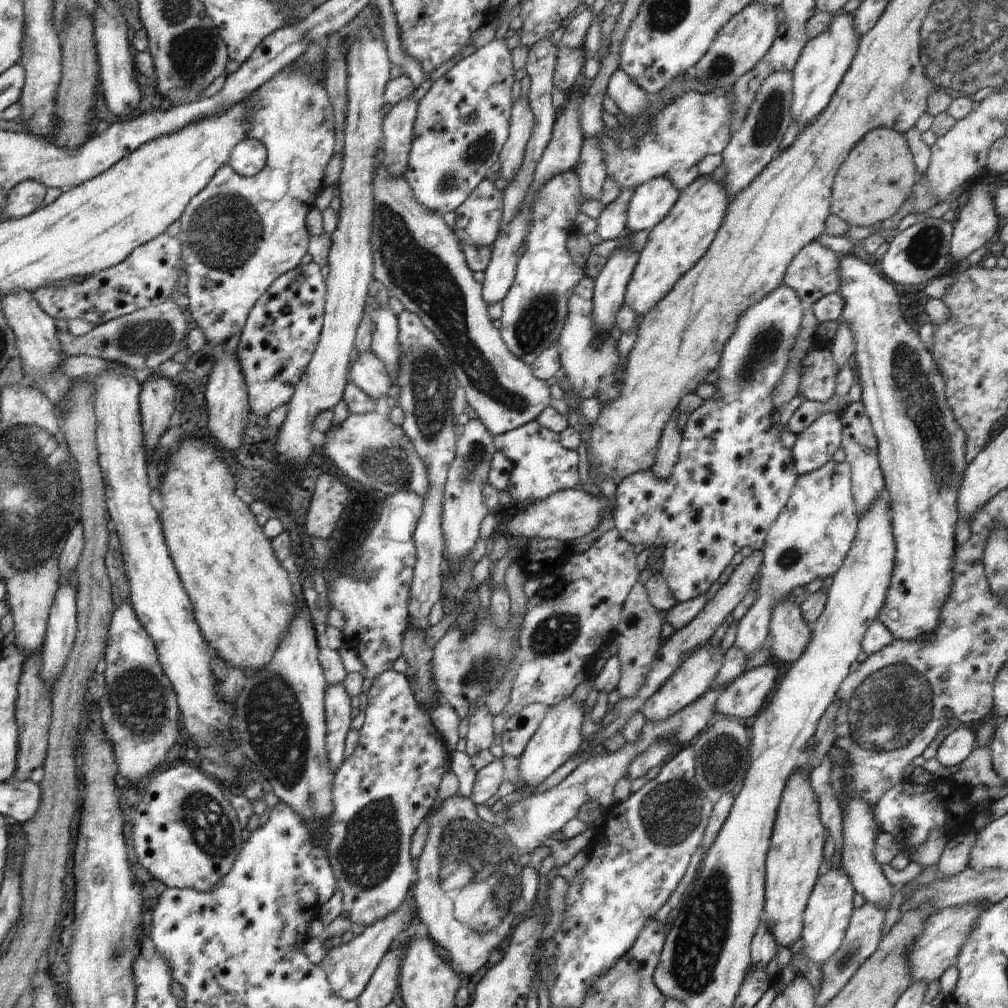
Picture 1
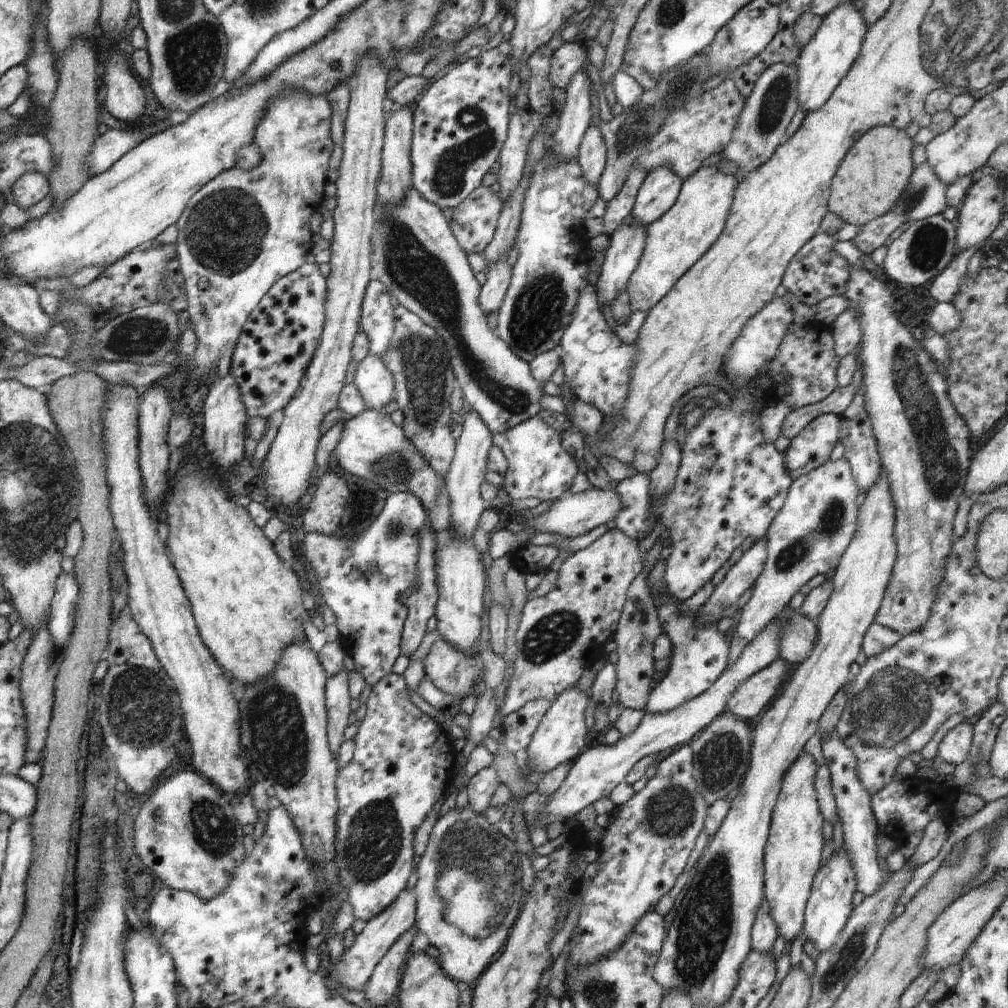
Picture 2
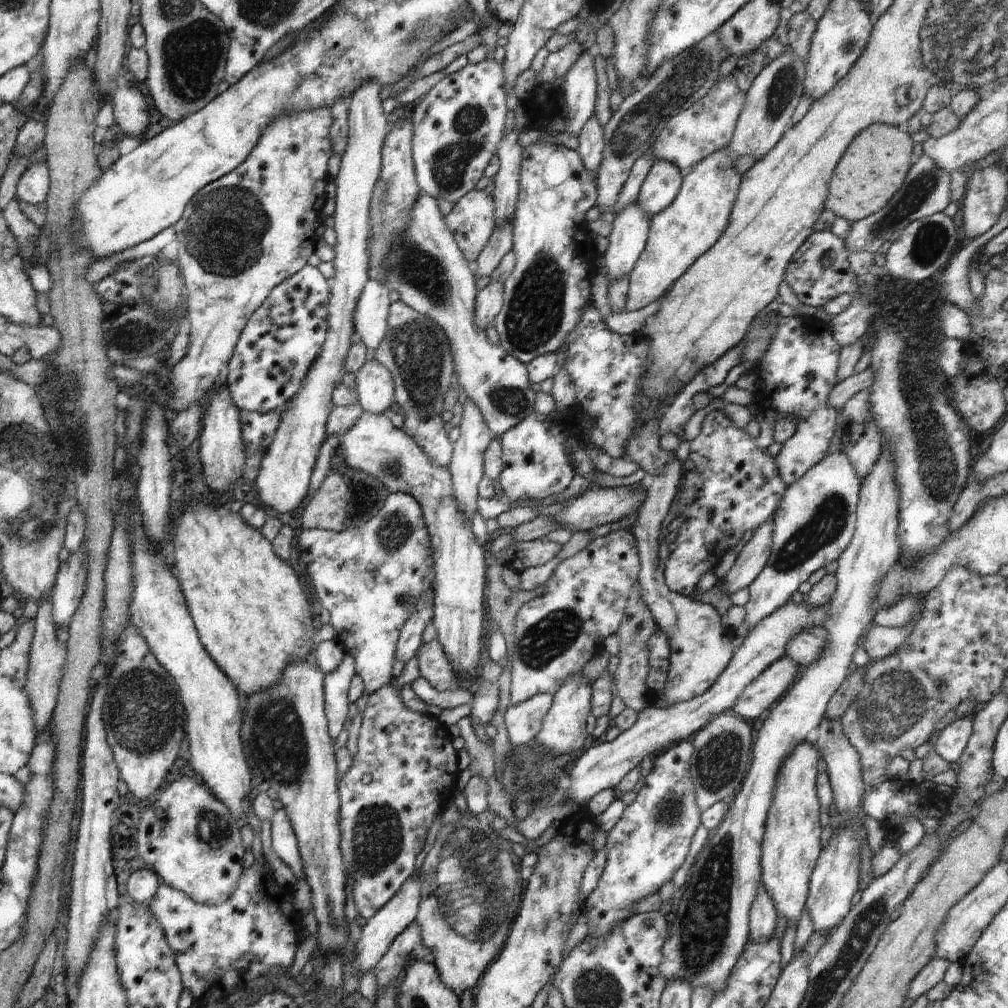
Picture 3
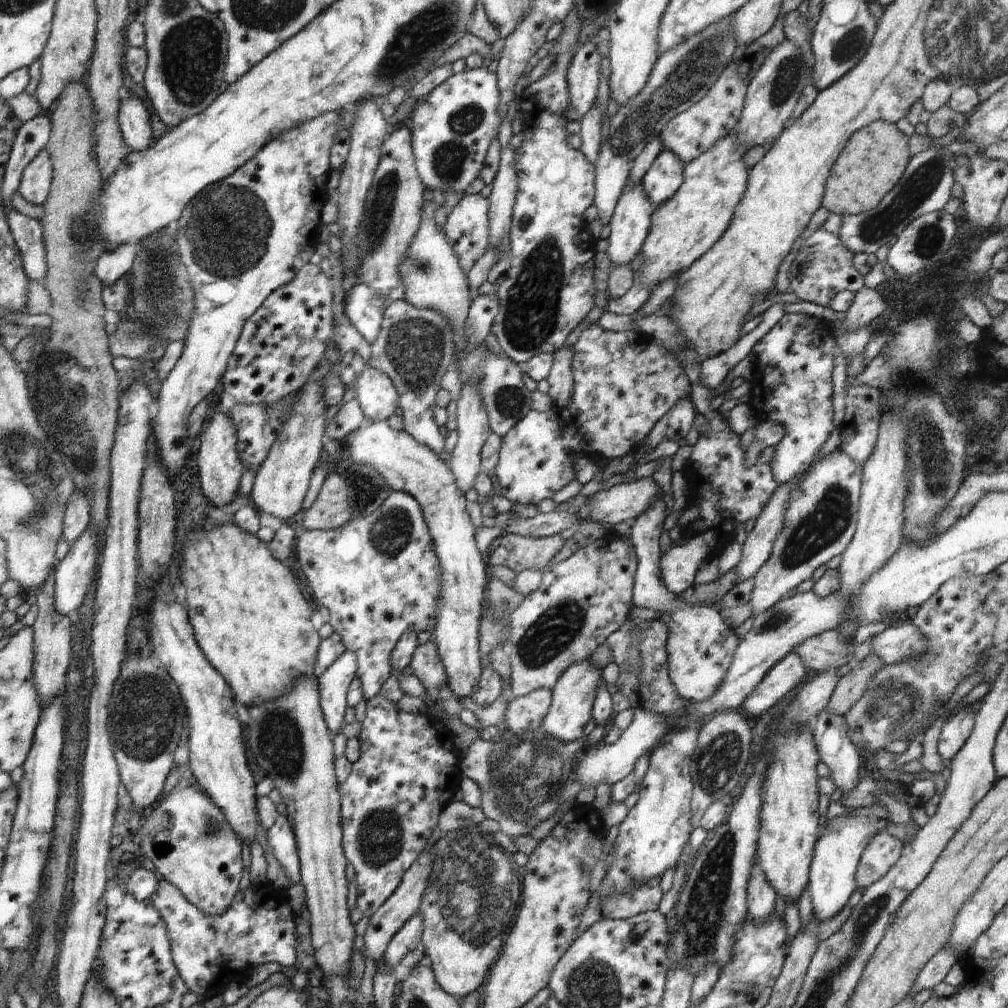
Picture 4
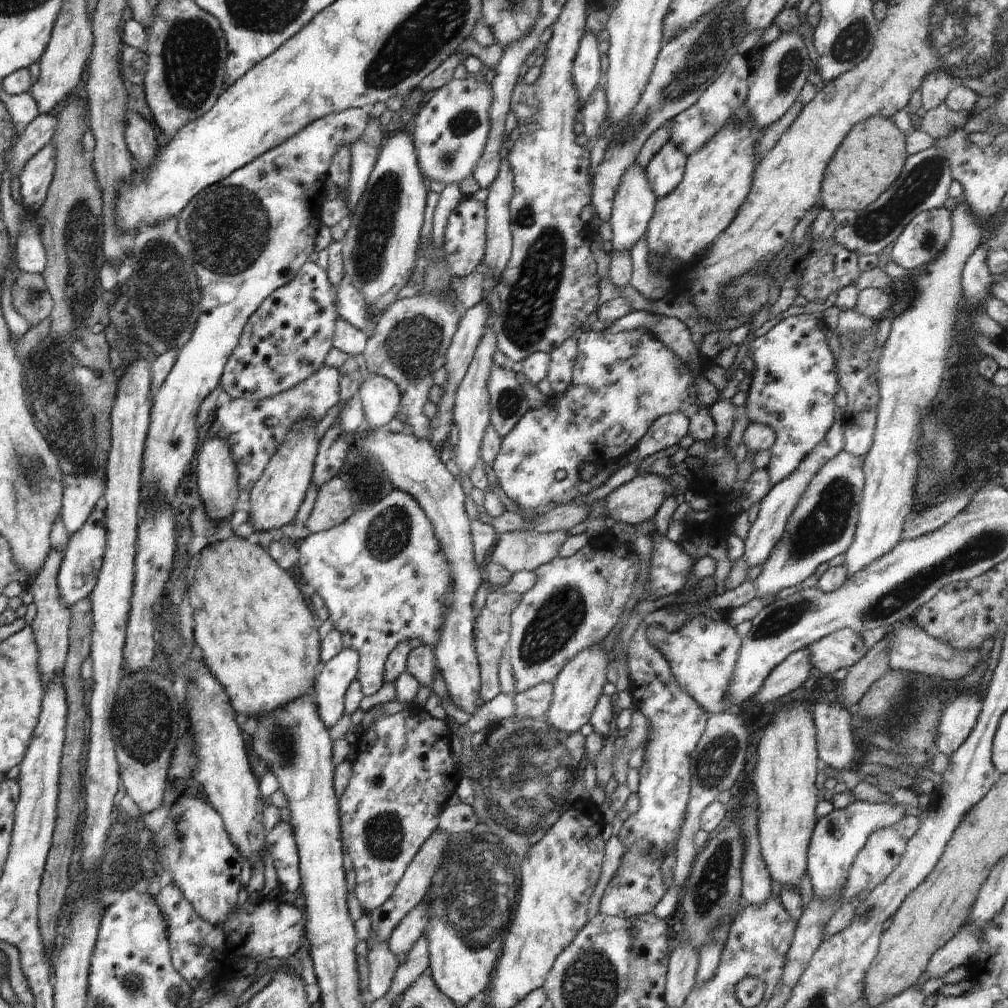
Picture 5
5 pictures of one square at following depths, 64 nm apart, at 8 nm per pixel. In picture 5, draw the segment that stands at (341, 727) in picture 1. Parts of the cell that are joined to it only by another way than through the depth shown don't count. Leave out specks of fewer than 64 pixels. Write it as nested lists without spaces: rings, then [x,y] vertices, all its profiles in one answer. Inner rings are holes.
[[[343,650],[316,673],[312,693],[316,696],[318,715],[329,728],[343,717],[345,695],[350,684],[357,679],[359,657],[355,650]]]

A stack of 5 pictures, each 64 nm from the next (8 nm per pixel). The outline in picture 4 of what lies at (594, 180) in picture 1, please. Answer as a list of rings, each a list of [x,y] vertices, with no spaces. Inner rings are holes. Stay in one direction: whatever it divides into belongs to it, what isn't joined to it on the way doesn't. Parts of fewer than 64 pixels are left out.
[[[594,102],[594,106],[586,112],[580,120],[582,124],[582,130],[580,130],[580,140],[582,140],[582,146],[580,151],[586,156],[586,160],[590,164],[595,164],[598,161],[600,152],[600,140],[602,140],[602,118],[604,116],[604,109],[602,109],[599,102]]]

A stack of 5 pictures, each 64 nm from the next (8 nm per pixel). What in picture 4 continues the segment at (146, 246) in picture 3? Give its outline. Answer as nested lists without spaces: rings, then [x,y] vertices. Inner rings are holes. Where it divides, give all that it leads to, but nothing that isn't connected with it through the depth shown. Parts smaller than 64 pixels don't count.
[[[136,242],[121,244],[116,252],[104,252],[96,262],[94,276],[99,278],[104,286],[112,286],[122,276],[131,272],[133,262],[140,250],[142,250],[142,244]]]

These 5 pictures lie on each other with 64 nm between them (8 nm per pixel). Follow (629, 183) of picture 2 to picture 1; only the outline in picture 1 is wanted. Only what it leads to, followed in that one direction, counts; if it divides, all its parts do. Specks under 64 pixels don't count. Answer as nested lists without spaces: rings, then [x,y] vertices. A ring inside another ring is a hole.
[[[622,189],[617,200],[608,204],[598,220],[598,228],[596,234],[604,240],[619,238],[626,232],[627,207],[635,189]]]

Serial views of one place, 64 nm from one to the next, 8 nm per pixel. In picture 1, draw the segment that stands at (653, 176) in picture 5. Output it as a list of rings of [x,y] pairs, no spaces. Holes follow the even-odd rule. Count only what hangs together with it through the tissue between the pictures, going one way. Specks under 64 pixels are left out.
[[[663,177],[638,186],[627,207],[626,231],[649,232],[666,218],[679,197],[680,192]]]

